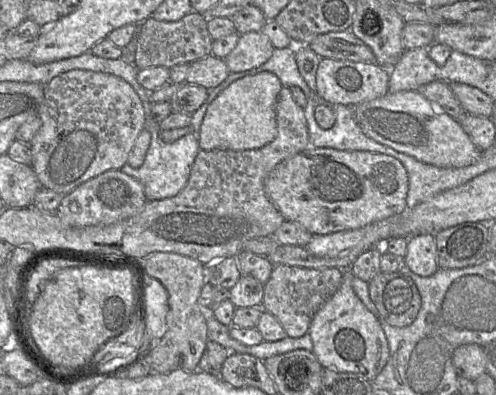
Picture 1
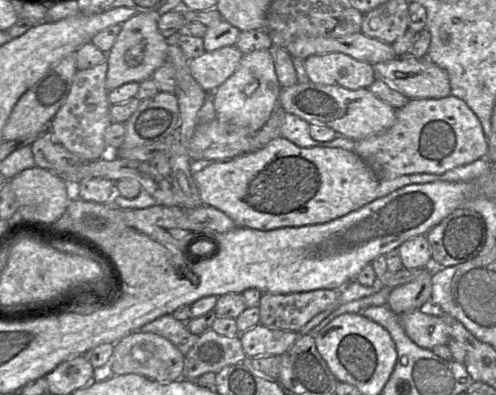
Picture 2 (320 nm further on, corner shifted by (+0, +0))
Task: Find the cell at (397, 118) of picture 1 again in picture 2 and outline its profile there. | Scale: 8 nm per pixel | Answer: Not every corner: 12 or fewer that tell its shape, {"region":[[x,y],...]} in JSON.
{"region":[[311,81],[279,103],[354,141],[384,132],[396,109],[368,88]]}

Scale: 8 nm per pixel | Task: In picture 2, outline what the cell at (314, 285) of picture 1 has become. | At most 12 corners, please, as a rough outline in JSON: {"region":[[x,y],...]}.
{"region":[[338,290],[263,293],[259,323],[299,333]]}

